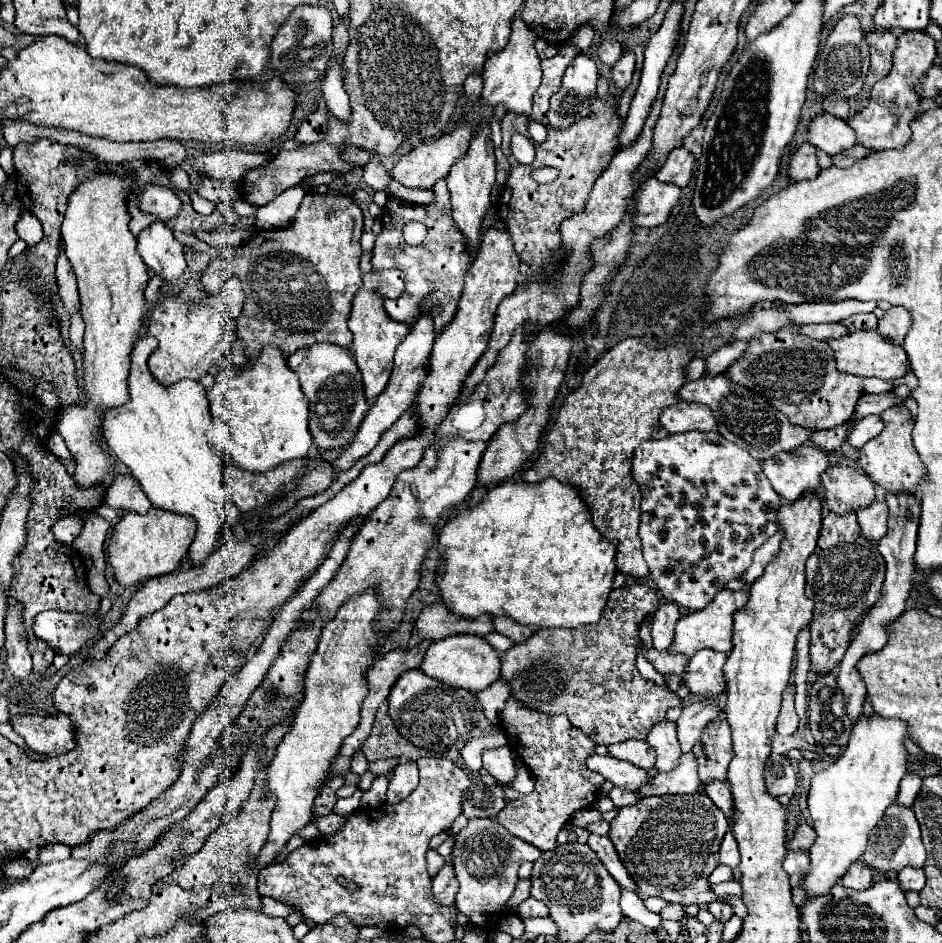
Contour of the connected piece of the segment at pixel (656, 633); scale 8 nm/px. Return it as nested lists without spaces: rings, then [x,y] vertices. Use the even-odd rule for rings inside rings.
[[[665,602],[659,606],[659,610],[653,614],[651,622],[651,636],[653,636],[653,646],[657,650],[667,650],[673,642],[673,630],[677,620],[681,618],[681,612],[675,604]]]

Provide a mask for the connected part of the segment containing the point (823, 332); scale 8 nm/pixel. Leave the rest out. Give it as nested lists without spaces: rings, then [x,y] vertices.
[[[809,324],[809,326],[799,326],[799,334],[805,334],[815,340],[829,340],[837,336],[849,334],[849,328],[843,328],[843,324]]]

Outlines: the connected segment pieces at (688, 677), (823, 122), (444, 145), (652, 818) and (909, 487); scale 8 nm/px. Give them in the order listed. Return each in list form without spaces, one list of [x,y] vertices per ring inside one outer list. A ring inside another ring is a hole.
[[[715,650],[697,652],[689,660],[683,672],[683,684],[695,696],[701,696],[707,700],[711,696],[719,696],[725,690],[725,680],[723,680],[725,660],[727,660],[727,654],[721,654]]]
[[[821,112],[813,116],[809,124],[807,142],[827,154],[839,154],[855,144],[855,136],[851,128],[847,128],[845,120],[831,116],[829,112]]]
[[[459,120],[457,122],[457,128],[449,134],[443,134],[439,138],[433,138],[433,140],[425,140],[425,142],[419,142],[411,152],[407,152],[391,170],[391,176],[393,180],[397,180],[399,184],[407,186],[407,188],[433,188],[433,184],[439,180],[439,178],[445,178],[451,164],[463,156],[463,152],[467,150],[467,144],[469,144],[469,138],[471,138],[471,126],[469,122],[465,120]]]
[[[703,792],[675,796],[647,796],[633,806],[619,808],[611,820],[609,838],[637,884],[639,898],[659,896],[683,906],[703,902],[727,902],[709,884],[711,872],[719,866],[719,844],[729,828],[727,818]]]
[[[893,406],[885,412],[879,414],[883,420],[885,428],[881,430],[879,436],[869,440],[861,450],[859,450],[859,466],[871,476],[875,484],[881,484],[887,492],[915,492],[919,486],[919,480],[925,476],[925,466],[913,446],[911,440],[911,430],[915,424],[915,418],[905,406]]]

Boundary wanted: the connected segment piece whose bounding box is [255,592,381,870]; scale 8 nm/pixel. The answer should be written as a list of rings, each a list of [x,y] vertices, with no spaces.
[[[375,592],[359,594],[351,598],[339,612],[337,618],[327,622],[319,648],[311,660],[311,668],[305,684],[305,700],[297,708],[291,730],[283,736],[277,746],[277,754],[269,766],[267,790],[277,794],[277,808],[271,816],[269,840],[257,860],[257,870],[269,866],[277,852],[287,840],[297,834],[309,820],[313,800],[319,794],[323,778],[335,760],[343,738],[349,736],[359,724],[359,708],[367,694],[363,672],[373,664],[377,656],[377,634],[373,630],[373,618],[381,612]]]

